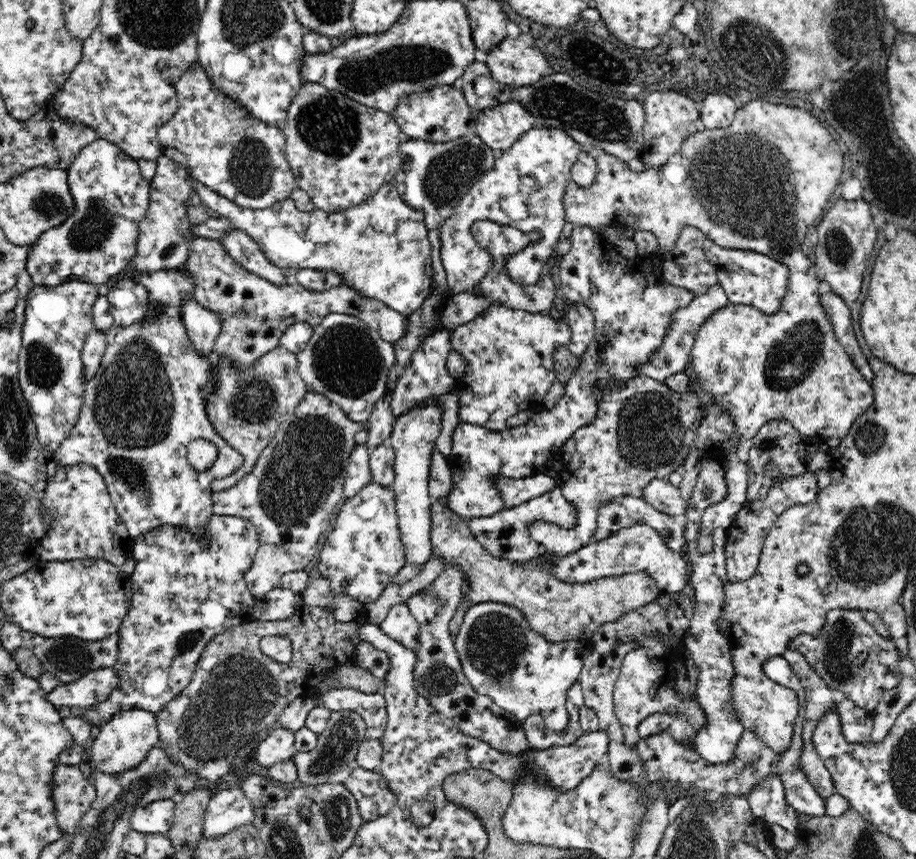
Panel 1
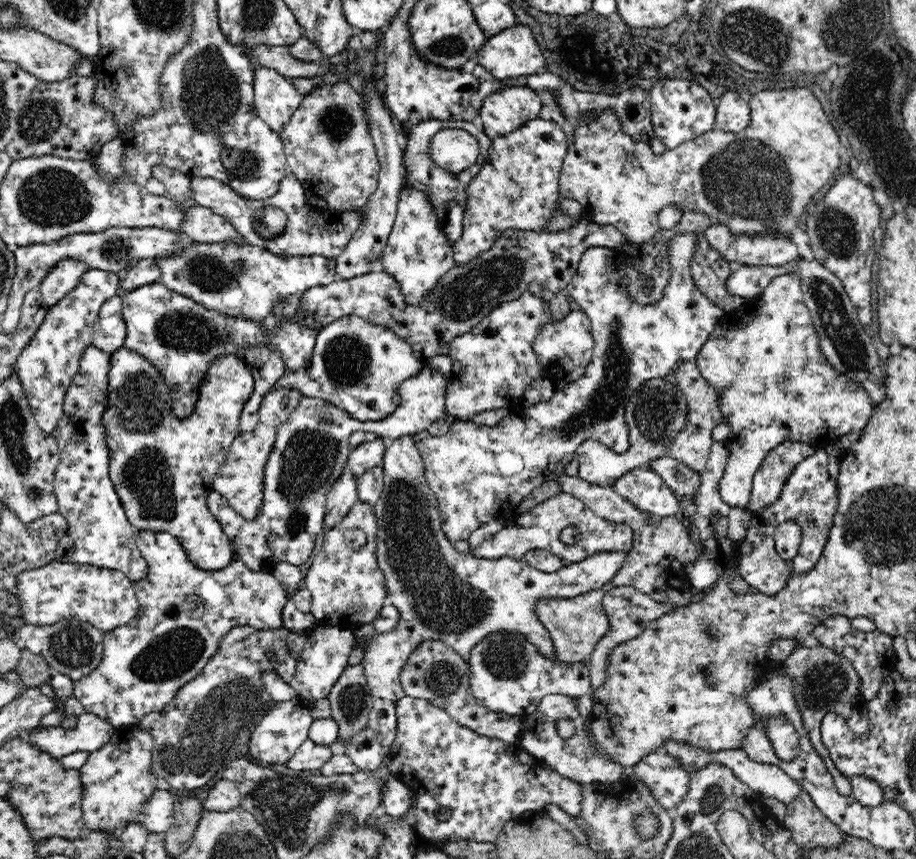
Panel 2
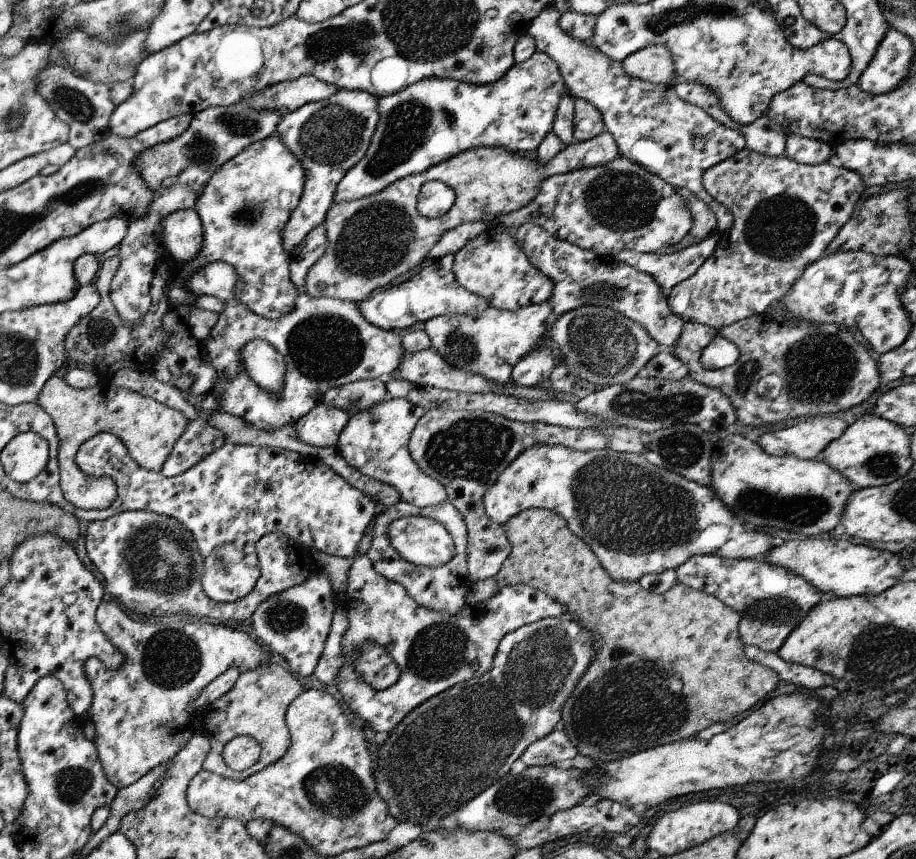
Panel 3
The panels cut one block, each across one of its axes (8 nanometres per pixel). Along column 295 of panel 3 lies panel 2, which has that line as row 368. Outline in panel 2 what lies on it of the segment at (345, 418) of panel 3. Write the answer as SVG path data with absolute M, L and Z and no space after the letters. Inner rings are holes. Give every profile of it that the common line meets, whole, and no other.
M425 364L418 374L401 385L398 408L380 421L355 420L348 412L331 403L320 398L305 397L275 436L274 446L263 470L264 498L259 514L254 519L246 519L232 508L220 492L213 491L208 496L208 508L220 522L224 534L228 535L233 554L240 555L252 573L272 574L275 566L282 562L297 567L308 562L316 538L324 528L328 494L348 467L348 463L335 463L338 462L340 446L346 446L350 435L358 431L383 437L387 441L428 431L432 424L447 416L445 399L448 384L446 374Z

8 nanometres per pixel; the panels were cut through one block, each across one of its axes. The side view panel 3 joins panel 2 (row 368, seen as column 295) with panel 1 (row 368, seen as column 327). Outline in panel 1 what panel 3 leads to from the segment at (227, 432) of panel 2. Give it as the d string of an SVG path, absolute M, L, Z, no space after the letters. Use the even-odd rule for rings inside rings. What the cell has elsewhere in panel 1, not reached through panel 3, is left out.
M172 269L167 271L154 271L152 274L137 274L134 273L131 279L136 284L142 284L147 289L147 296L150 296L151 304L154 305L154 315L148 315L146 319L140 319L139 322L132 323L127 327L118 327L112 325L106 333L105 343L106 351L100 362L100 368L96 370L94 378L87 380L85 384L84 400L79 415L79 420L73 427L73 430L68 435L68 438L60 445L57 451L53 452L55 463L58 467L76 465L76 464L90 464L95 468L105 480L106 487L109 490L113 503L115 504L117 513L120 515L122 521L128 529L129 535L135 539L150 532L153 528L162 527L163 525L172 525L173 527L186 527L188 531L192 531L192 535L203 535L203 528L207 526L208 517L213 513L212 504L212 481L214 479L222 478L223 476L231 475L241 464L243 456L236 452L234 448L223 439L216 430L212 429L212 424L208 421L208 411L206 409L206 400L208 392L214 390L214 374L212 374L212 366L214 366L214 356L198 357L194 353L194 347L187 338L185 326L181 316L184 302L194 298L194 290L196 290L196 281L192 279L192 275L188 271ZM198 439L209 440L211 444L217 446L218 456L214 459L212 466L206 470L200 471L195 469L190 461L188 461L188 444Z

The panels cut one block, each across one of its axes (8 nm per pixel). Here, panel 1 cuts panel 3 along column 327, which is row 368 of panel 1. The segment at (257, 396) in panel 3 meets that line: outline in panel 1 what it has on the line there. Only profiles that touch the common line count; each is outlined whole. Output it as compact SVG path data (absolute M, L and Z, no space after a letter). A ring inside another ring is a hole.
M332 313L326 315L324 320L313 327L310 340L304 350L297 355L299 376L307 385L307 391L314 391L326 396L330 402L337 404L349 420L356 423L368 424L376 403L387 392L388 375L392 364L396 364L394 344L381 338L379 332L370 328L363 320L348 314Z

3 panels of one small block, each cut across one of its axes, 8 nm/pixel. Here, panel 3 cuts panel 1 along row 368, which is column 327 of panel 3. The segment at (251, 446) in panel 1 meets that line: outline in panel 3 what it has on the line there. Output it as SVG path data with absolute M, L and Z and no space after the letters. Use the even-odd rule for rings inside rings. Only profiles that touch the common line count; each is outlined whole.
M606 131L601 132L598 136L593 136L591 140L564 146L547 164L539 164L536 160L528 160L523 156L511 154L504 148L470 148L457 154L457 156L449 158L449 160L431 166L425 172L395 180L395 182L389 184L375 195L334 204L327 212L325 221L322 223L322 226L326 229L327 250L323 252L322 258L307 272L303 292L314 298L328 297L353 303L361 302L373 290L387 286L391 280L397 278L400 274L405 274L405 272L413 270L415 266L419 266L423 260L427 259L426 255L437 243L437 240L451 228L455 228L455 226L463 224L463 222L479 221L487 225L493 223L497 216L517 211L525 204L529 204L535 198L535 194L539 191L539 186L545 178L555 174L572 172L579 168L601 166L613 160L617 155L617 146ZM428 181L443 182L454 193L453 205L446 208L441 216L432 219L428 219L423 216L423 213L416 211L418 191Z

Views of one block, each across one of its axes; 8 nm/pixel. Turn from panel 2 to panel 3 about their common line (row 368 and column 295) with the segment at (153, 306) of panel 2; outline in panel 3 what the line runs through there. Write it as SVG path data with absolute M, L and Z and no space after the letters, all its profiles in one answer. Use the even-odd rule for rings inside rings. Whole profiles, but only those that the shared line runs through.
M276 135L244 148L211 174L193 206L202 228L201 246L187 264L169 261L163 294L170 304L193 306L195 294L185 288L191 274L211 262L225 262L235 270L235 285L229 296L250 312L277 319L294 309L301 290L290 280L290 257L283 250L283 228L298 207L306 182L301 162Z

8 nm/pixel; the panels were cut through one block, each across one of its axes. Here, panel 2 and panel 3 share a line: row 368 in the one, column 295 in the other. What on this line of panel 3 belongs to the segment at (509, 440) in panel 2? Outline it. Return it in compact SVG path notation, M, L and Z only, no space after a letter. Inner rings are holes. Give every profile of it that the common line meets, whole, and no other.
M319 572L309 576L307 582L283 590L259 604L251 614L251 628L263 646L287 660L291 672L307 678L313 674L322 656L332 616L338 606L339 598L331 589L330 581Z

